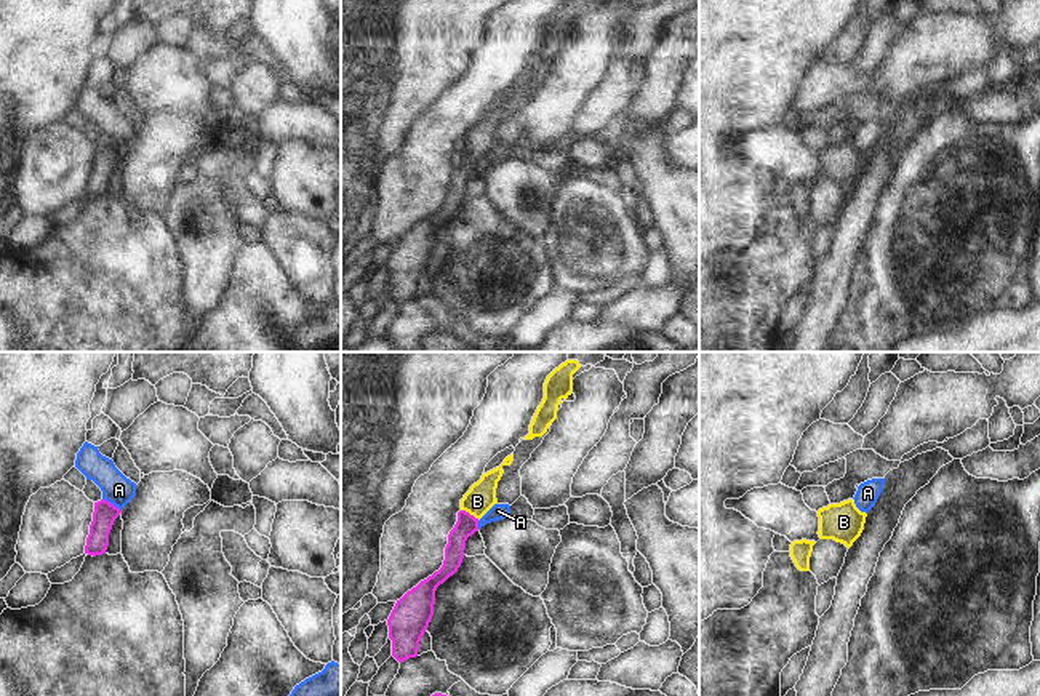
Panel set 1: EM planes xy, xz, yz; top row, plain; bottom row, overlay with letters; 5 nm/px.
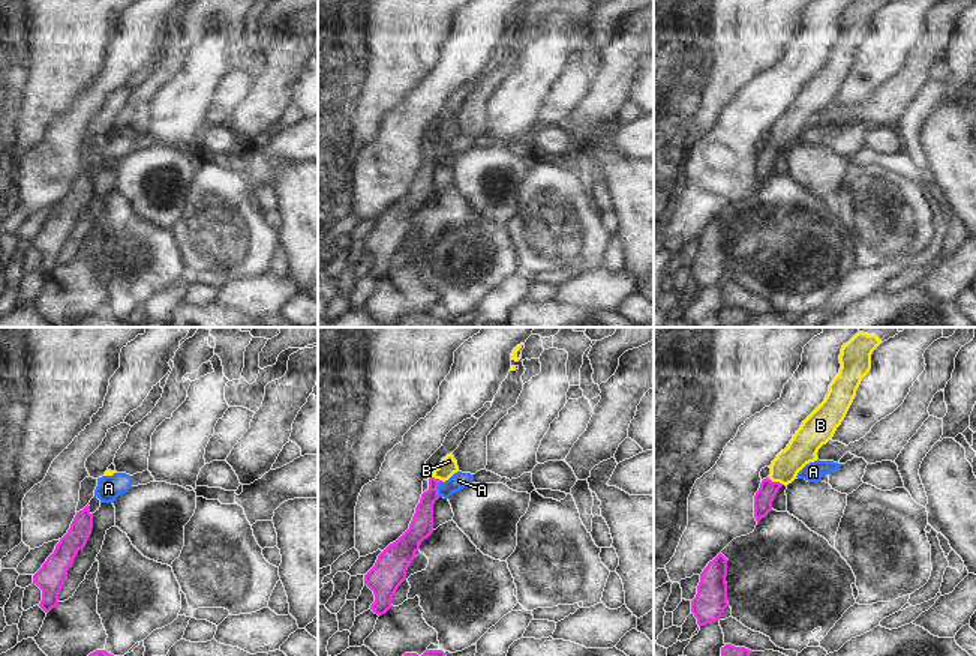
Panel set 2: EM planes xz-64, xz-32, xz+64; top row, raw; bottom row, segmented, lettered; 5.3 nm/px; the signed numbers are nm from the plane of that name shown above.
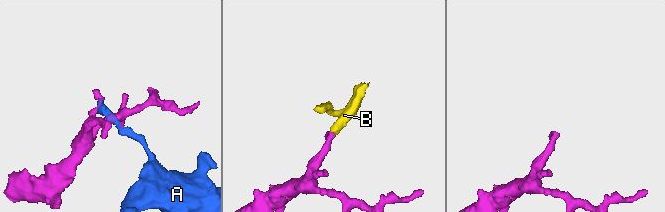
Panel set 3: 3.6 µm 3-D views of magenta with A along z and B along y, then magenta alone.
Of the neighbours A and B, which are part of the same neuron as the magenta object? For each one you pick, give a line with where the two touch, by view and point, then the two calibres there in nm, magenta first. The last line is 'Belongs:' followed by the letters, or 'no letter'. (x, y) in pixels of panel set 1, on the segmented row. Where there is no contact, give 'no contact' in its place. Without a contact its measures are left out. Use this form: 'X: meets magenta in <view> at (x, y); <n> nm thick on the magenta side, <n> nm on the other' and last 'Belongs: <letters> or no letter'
B: meets magenta in xz at (469, 514); 110 nm thick on the magenta side, 150 nm on the other
Belongs: B

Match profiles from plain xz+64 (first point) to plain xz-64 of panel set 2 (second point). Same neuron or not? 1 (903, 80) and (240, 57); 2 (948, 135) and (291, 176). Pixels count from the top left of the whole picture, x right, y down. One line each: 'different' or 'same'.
1: different
2: same

